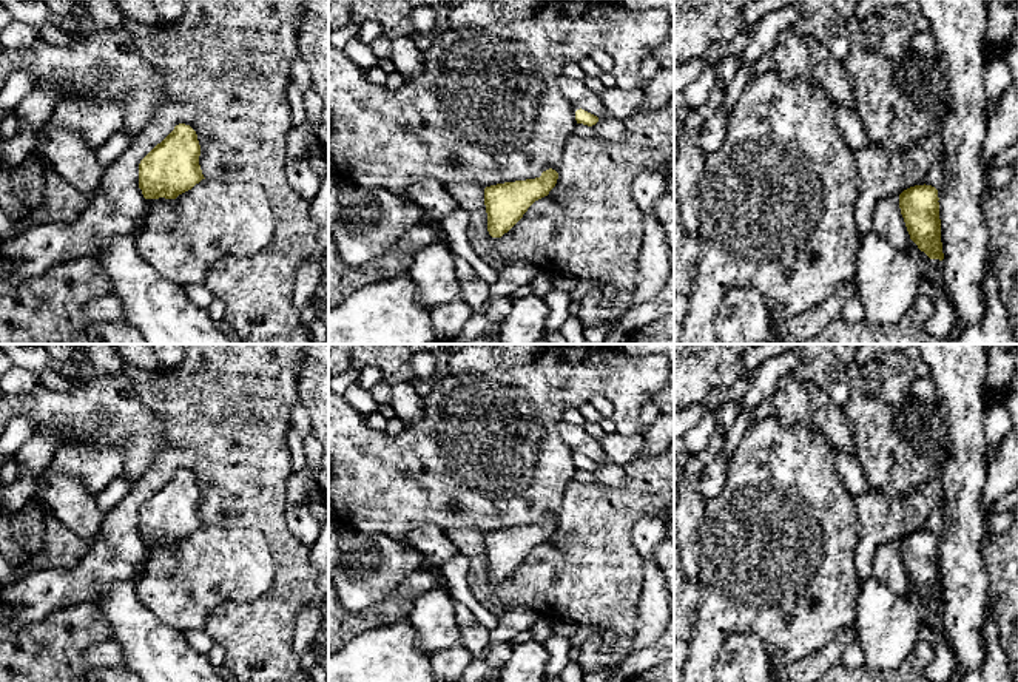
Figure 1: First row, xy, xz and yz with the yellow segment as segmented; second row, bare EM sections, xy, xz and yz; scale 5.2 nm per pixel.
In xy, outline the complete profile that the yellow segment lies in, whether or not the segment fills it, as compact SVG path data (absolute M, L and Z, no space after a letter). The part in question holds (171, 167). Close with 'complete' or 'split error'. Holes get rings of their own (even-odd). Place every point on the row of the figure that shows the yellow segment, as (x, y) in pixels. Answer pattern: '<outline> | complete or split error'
M185 123L157 143L139 164L139 188L145 199L176 199L204 177L196 131Z | complete

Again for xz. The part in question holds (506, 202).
M552 168L540 177L504 182L484 188L487 231L492 238L507 233L538 199L555 187L558 173Z | complete

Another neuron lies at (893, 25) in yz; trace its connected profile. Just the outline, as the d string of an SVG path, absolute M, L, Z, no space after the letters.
M887 6L862 23L864 34L879 37L879 51L890 60L905 60L912 49L912 37L916 32L910 12L902 6Z

